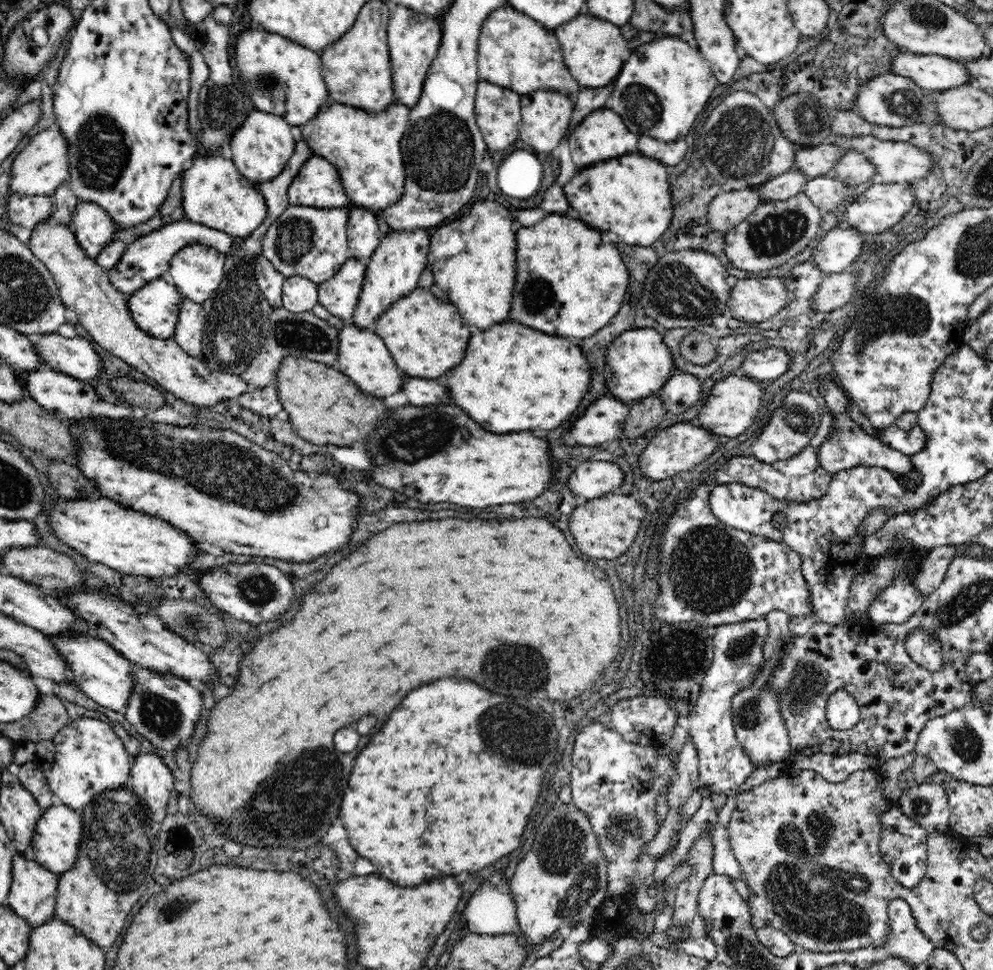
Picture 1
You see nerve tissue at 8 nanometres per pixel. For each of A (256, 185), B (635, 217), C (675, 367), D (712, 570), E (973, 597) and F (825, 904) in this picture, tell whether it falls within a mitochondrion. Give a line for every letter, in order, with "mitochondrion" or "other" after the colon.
A: other
B: other
C: other
D: mitochondrion
E: mitochondrion
F: mitochondrion

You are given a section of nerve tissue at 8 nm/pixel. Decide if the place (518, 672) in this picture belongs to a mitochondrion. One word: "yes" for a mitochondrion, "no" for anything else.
yes

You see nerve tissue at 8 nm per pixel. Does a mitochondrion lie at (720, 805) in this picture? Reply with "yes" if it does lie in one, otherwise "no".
no

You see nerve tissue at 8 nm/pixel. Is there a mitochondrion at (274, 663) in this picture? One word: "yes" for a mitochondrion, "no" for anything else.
no

